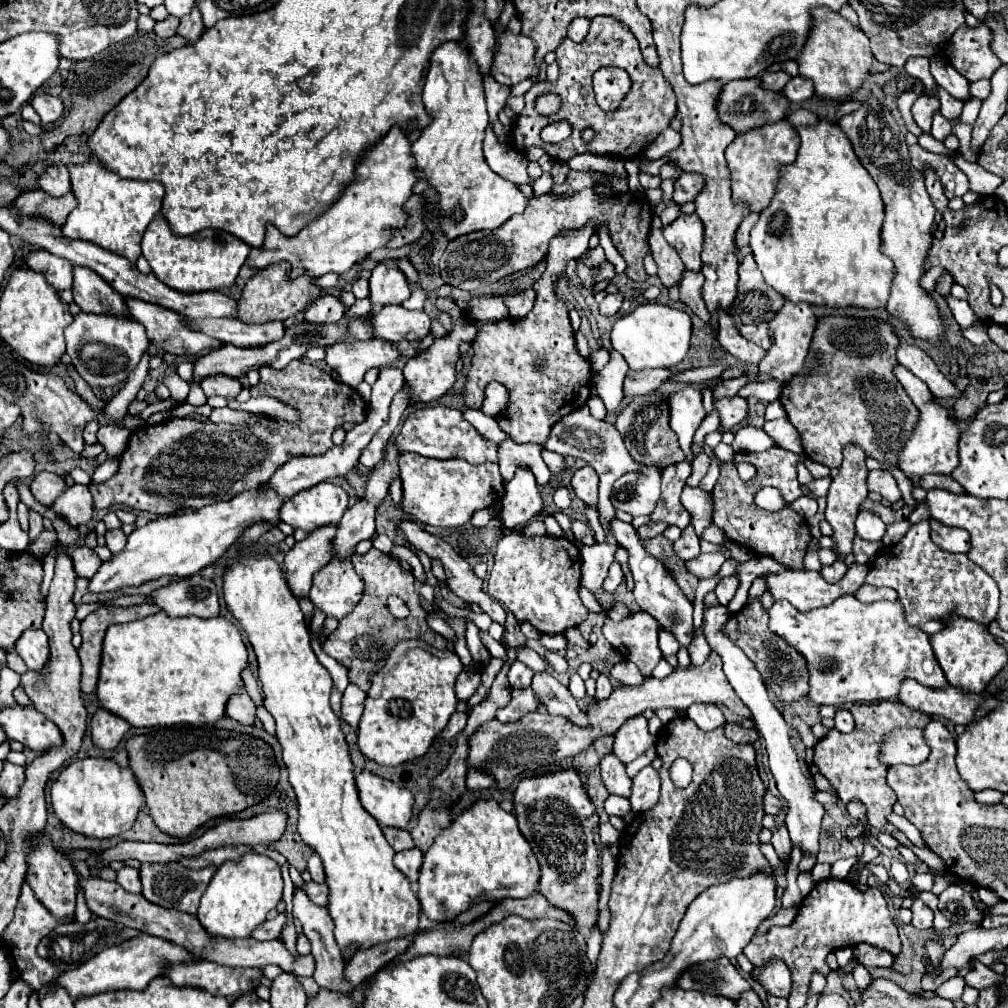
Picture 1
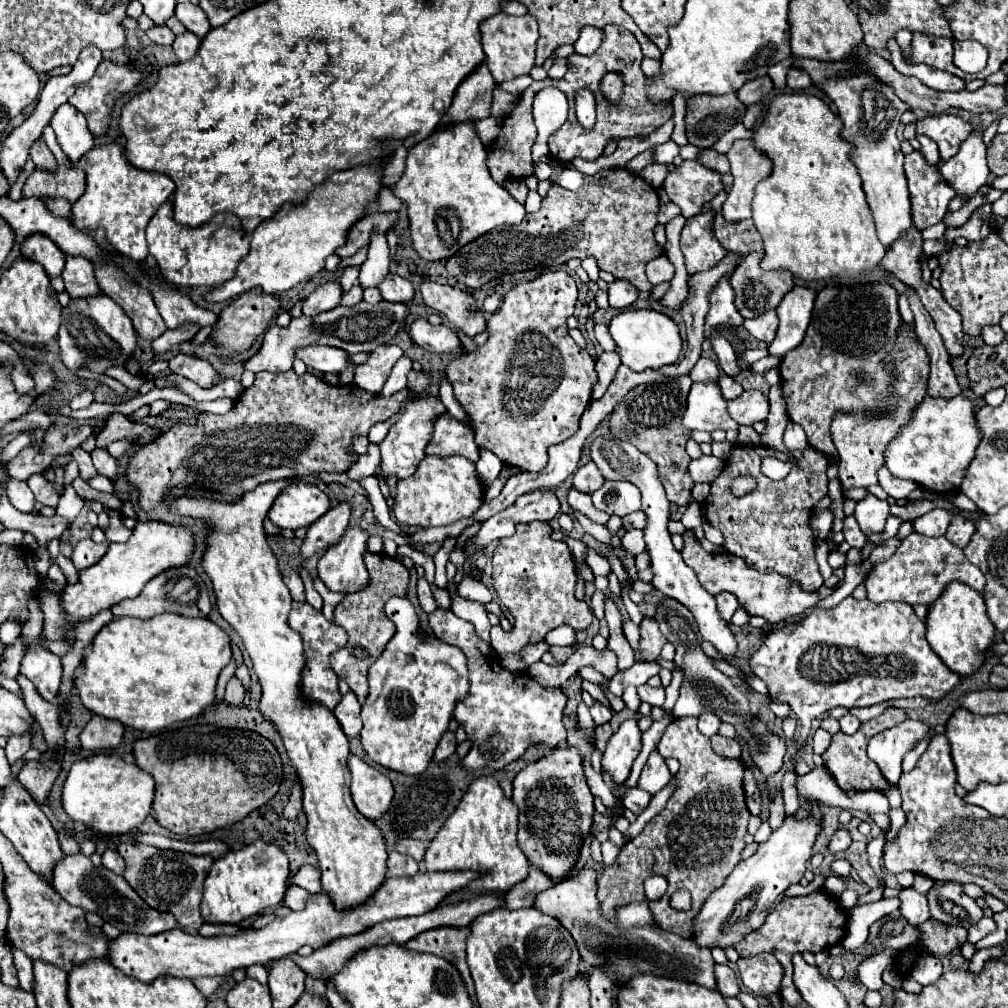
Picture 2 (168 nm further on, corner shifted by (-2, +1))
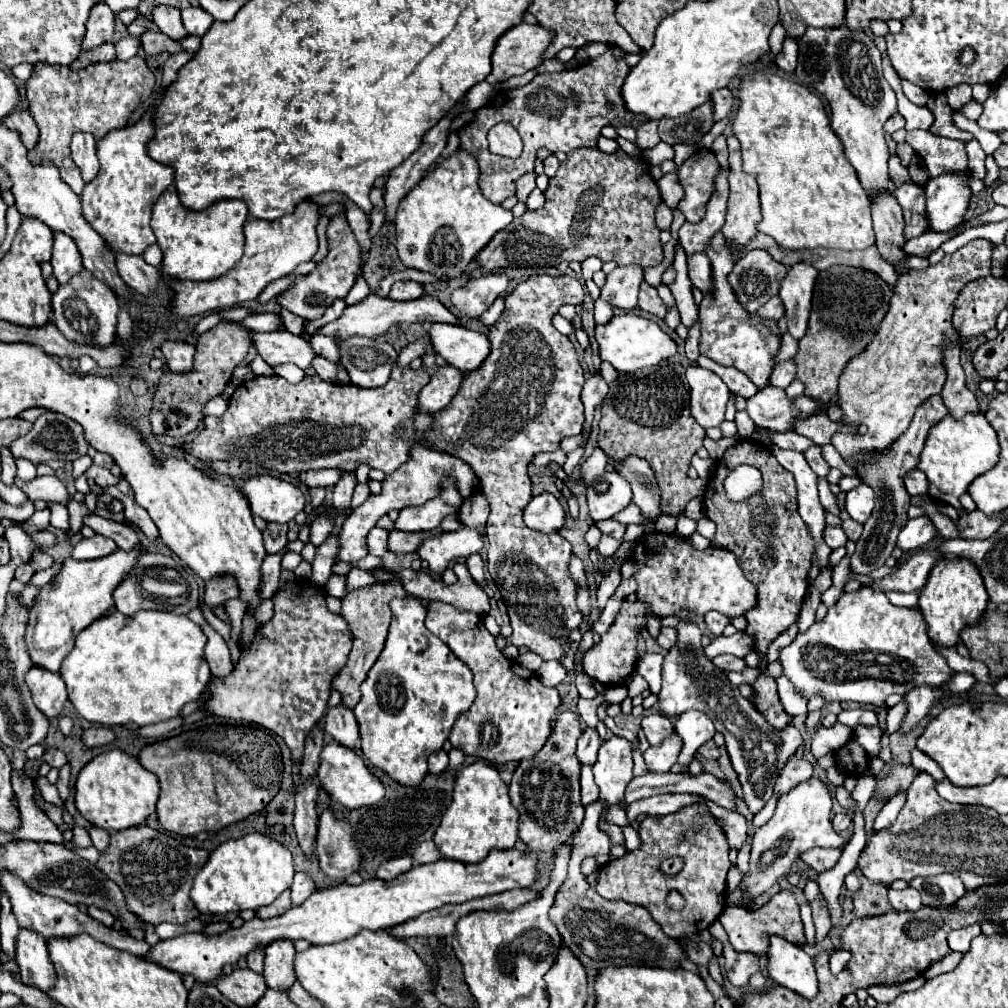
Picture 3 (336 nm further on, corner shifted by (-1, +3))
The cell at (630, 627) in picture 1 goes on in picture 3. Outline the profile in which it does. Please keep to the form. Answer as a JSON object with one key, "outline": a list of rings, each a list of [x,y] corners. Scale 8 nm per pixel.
{"outline":[[[661,627],[659,635],[657,635],[657,643],[663,649],[671,649],[675,645],[675,639],[677,639],[677,631],[673,627]]]}

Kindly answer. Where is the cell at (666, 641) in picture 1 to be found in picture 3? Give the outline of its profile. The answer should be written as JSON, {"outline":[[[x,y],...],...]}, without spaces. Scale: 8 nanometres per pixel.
{"outline":[[[645,653],[639,659],[639,673],[643,673],[643,677],[645,677],[652,693],[659,693],[661,690],[662,663],[663,655],[661,653]]]}

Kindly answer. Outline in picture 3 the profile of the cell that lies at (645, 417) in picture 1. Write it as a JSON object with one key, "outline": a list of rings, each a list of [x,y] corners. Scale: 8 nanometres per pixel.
{"outline":[[[663,361],[657,367],[625,373],[611,383],[601,405],[599,429],[599,447],[609,457],[623,459],[631,453],[651,463],[661,487],[663,513],[681,513],[693,497],[703,497],[705,481],[691,479],[687,469],[695,451],[703,447],[705,429],[689,413],[689,383],[681,363]]]}

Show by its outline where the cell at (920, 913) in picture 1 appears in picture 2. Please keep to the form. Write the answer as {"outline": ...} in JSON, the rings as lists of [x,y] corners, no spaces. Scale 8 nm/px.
{"outline":[[[902,889],[898,893],[898,899],[900,899],[900,913],[902,913],[902,917],[910,925],[920,925],[926,919],[930,919],[926,897],[920,895],[918,891],[914,891],[914,889]]]}

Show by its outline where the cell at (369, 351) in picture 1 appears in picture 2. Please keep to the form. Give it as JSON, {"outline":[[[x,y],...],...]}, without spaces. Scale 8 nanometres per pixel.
{"outline":[[[324,345],[300,347],[296,349],[296,359],[302,359],[306,367],[320,373],[340,373],[346,367],[356,369],[354,365],[348,365],[346,351],[338,351],[334,347],[324,347]]]}

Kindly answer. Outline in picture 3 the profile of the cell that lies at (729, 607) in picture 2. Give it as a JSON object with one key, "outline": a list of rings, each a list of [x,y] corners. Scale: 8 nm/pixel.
{"outline":[[[709,611],[705,613],[705,623],[707,623],[707,629],[715,635],[721,635],[723,629],[727,627],[729,623],[729,617],[725,617],[725,613],[717,613],[717,611]]]}

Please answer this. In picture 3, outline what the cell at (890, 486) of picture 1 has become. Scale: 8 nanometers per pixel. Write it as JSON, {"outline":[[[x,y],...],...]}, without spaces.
{"outline":[[[913,469],[905,475],[905,489],[913,495],[925,495],[927,493],[927,477],[925,473],[921,473],[919,469]]]}

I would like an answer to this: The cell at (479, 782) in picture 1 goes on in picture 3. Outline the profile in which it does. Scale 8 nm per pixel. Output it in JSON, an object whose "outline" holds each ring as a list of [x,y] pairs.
{"outline":[[[431,601],[425,625],[445,641],[475,675],[477,699],[469,711],[457,717],[449,735],[453,747],[459,747],[463,753],[475,755],[491,765],[535,757],[553,731],[551,723],[561,705],[557,689],[545,687],[535,673],[521,667],[517,661],[507,659],[497,649],[495,637],[485,629],[483,619],[475,613],[461,613],[453,605]]]}

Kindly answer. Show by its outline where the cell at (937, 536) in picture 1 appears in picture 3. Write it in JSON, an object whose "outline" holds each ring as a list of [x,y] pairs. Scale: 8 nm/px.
{"outline":[[[971,511],[961,515],[955,525],[957,525],[959,537],[963,539],[987,539],[1001,527],[1003,519],[1005,517],[999,517],[999,515],[985,515],[981,511]]]}

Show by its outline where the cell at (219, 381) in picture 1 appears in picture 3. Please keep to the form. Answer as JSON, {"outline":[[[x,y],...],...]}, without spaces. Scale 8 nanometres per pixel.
{"outline":[[[167,341],[161,345],[161,351],[173,373],[191,373],[193,371],[193,355],[195,355],[193,345],[187,345],[181,341],[177,341],[177,343]]]}

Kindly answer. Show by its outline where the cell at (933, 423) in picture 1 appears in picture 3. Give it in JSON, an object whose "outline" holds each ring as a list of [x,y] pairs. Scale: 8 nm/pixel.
{"outline":[[[967,413],[961,419],[945,415],[933,429],[929,429],[925,447],[919,455],[917,469],[921,469],[927,475],[929,481],[929,497],[935,497],[935,501],[953,505],[959,509],[959,497],[967,493],[969,483],[991,469],[999,459],[999,443],[993,427],[985,419],[983,413]]]}

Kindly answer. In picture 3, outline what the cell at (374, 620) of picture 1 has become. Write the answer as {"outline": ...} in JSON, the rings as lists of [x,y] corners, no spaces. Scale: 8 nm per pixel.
{"outline":[[[395,577],[383,585],[375,585],[375,587],[365,587],[353,593],[347,593],[343,597],[343,607],[341,607],[341,617],[349,623],[349,629],[353,633],[353,649],[349,653],[349,659],[345,663],[345,667],[341,669],[341,673],[337,673],[337,677],[333,677],[333,689],[337,689],[343,695],[343,705],[347,705],[349,709],[353,709],[359,701],[361,701],[361,691],[359,685],[365,681],[369,669],[373,667],[373,663],[377,661],[383,645],[385,645],[385,637],[387,637],[387,629],[389,629],[389,621],[391,621],[391,611],[389,611],[389,601],[395,597],[407,597],[403,585],[401,585],[401,577]]]}

